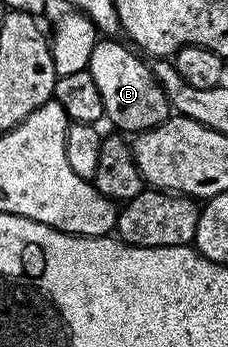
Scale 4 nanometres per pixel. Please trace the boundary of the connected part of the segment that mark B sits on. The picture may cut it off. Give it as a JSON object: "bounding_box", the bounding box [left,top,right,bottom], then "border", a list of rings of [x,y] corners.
{"bounding_box":[88,38,172,133],"border":[[[118,38],[99,39],[98,45],[92,50],[88,71],[100,90],[105,119],[110,119],[118,127],[115,129],[123,133],[144,133],[164,123],[171,115],[172,109],[164,90],[153,74],[151,65],[133,47],[127,46],[121,39],[114,39]]]}

